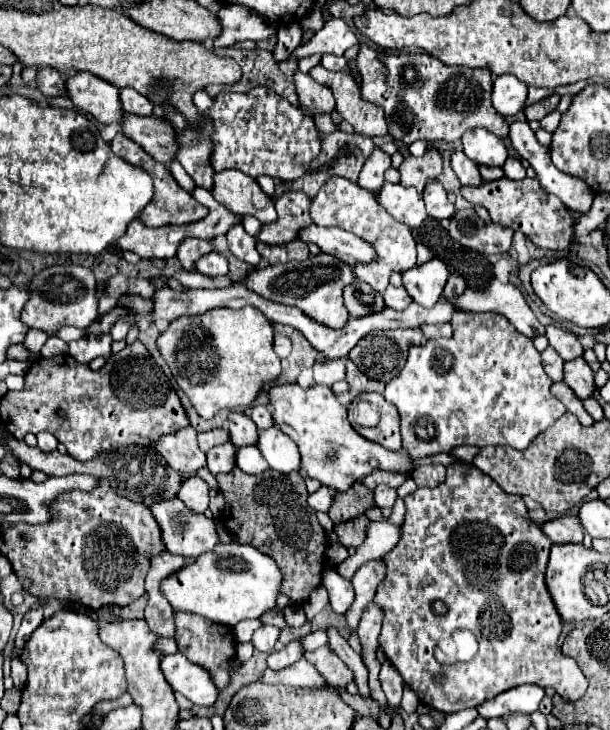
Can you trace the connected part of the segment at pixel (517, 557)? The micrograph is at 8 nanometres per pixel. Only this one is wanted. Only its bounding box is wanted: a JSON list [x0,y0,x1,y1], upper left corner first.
[374,464,588,714]

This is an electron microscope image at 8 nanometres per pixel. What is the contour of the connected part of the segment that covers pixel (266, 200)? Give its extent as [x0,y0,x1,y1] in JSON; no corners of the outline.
[212,170,276,224]

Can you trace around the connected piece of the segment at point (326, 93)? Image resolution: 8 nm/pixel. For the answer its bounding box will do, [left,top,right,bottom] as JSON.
[294,72,336,114]

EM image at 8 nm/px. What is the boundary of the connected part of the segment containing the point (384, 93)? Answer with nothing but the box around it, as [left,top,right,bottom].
[356,44,510,146]

